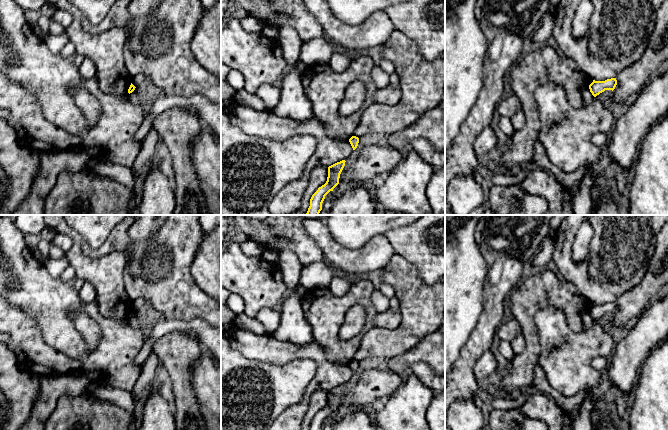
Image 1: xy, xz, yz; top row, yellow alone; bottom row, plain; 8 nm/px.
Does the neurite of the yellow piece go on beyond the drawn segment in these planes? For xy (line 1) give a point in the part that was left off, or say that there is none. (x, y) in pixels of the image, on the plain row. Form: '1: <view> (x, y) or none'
1: none

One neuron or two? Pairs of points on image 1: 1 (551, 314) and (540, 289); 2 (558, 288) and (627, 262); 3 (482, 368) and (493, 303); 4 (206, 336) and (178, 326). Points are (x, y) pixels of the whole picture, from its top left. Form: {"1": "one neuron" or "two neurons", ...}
{"1": "two neurons", "2": "two neurons", "3": "two neurons", "4": "one neuron"}

